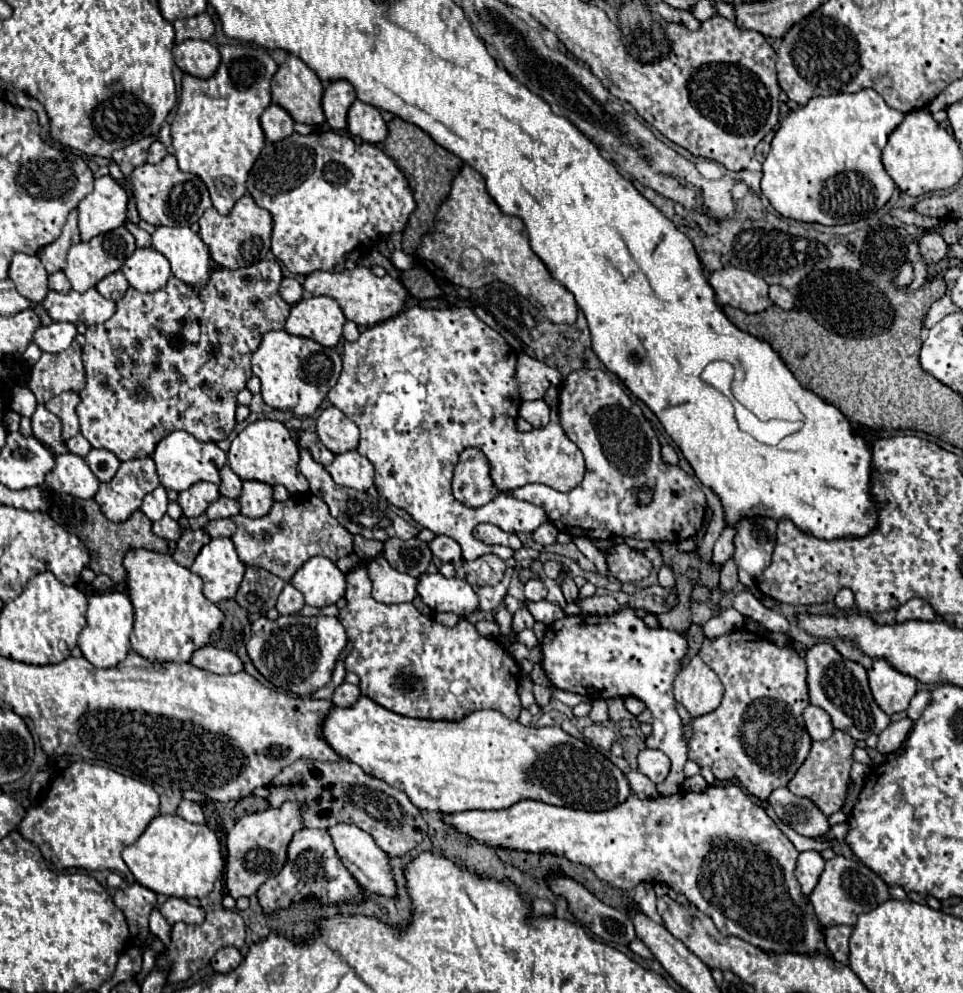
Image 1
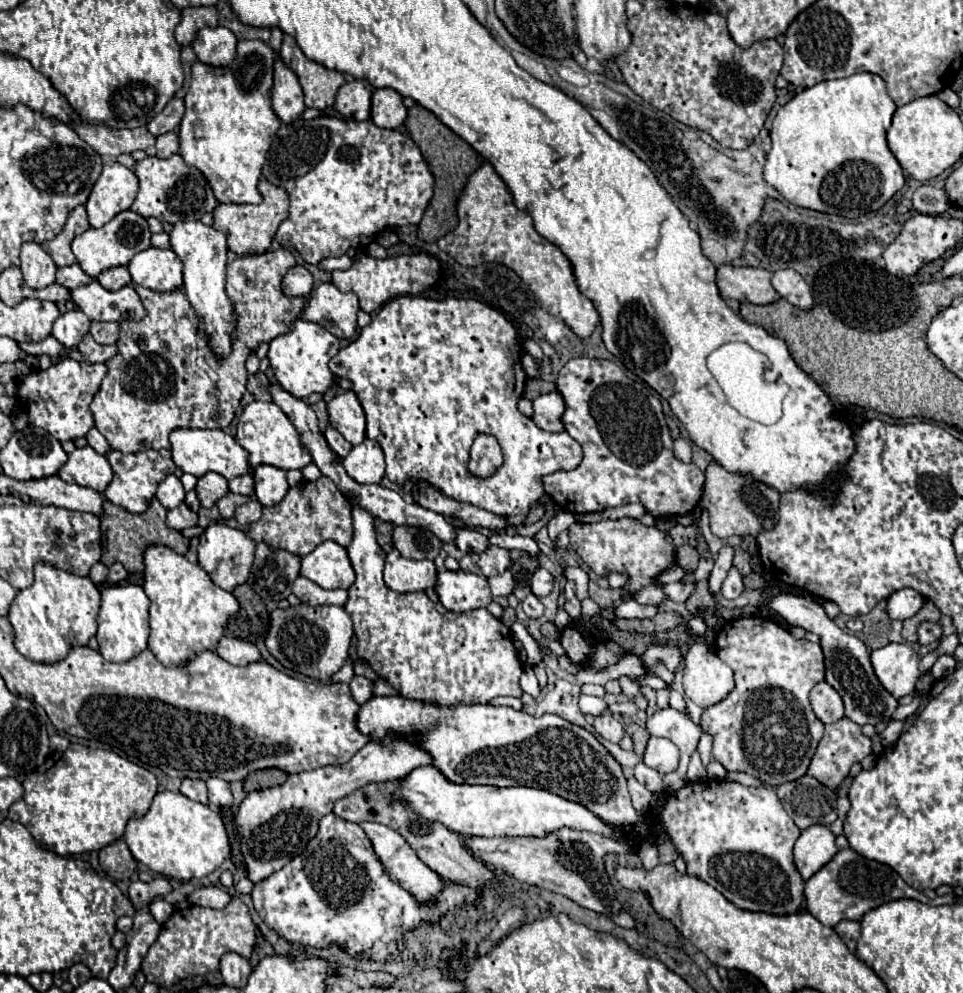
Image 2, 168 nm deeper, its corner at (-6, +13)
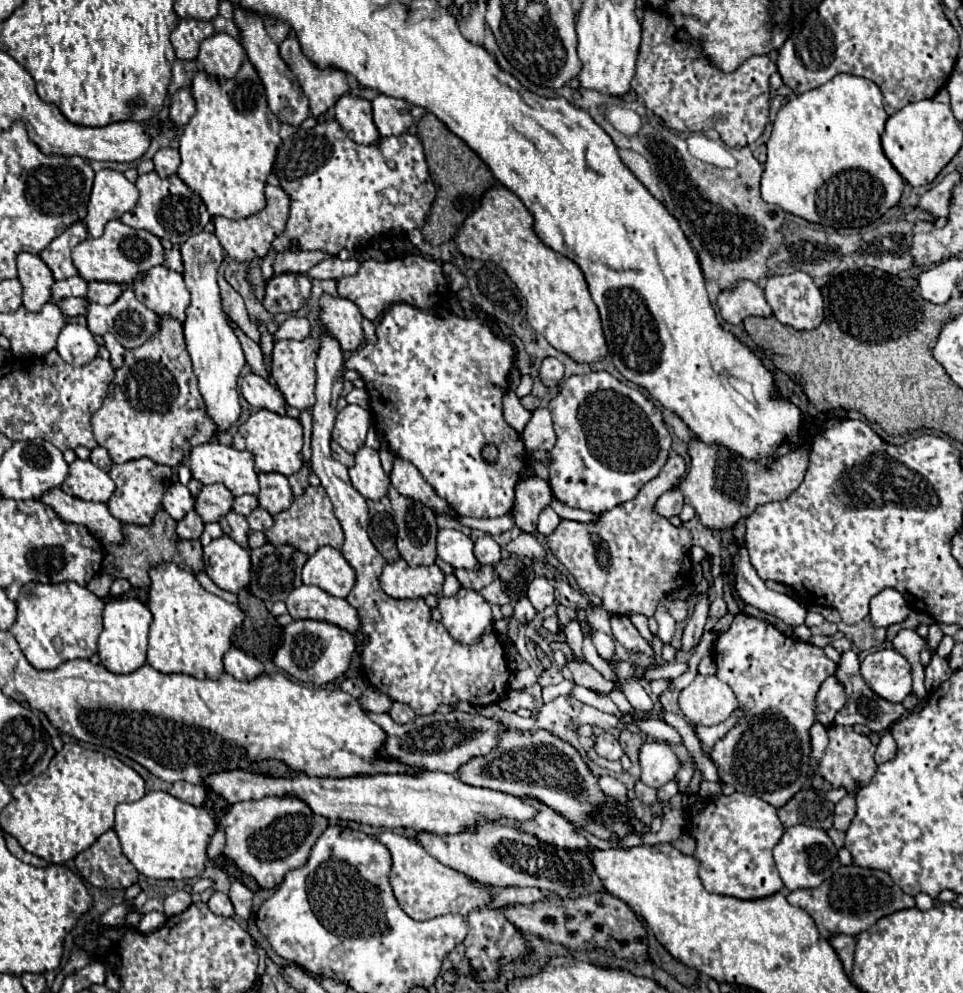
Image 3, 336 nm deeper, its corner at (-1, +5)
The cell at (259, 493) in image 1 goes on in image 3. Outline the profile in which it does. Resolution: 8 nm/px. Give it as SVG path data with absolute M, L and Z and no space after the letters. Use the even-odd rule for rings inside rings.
M259 474L259 506L265 508L269 514L279 514L287 510L293 502L293 492L289 480L283 474Z

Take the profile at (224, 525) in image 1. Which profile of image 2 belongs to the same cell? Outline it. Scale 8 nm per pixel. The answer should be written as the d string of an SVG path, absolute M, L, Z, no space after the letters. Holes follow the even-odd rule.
M250 500L248 504L238 506L236 512L234 512L234 520L236 520L238 524L256 522L260 516L262 516L262 506L260 506L256 500Z

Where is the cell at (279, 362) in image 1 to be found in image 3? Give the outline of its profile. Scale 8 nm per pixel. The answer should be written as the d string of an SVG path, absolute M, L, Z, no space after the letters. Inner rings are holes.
M309 336L301 342L297 340L277 340L273 348L273 364L271 374L279 384L281 394L285 396L289 406L295 406L299 410L307 410L315 404L315 358L317 358L319 338Z

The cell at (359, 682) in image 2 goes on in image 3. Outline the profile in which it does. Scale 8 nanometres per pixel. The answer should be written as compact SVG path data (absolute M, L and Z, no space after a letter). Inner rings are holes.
M367 688L363 692L363 696L359 698L359 702L361 702L363 710L375 712L375 714L389 712L391 710L391 704L393 704L393 700L387 694L383 694L381 690L375 690L375 688Z

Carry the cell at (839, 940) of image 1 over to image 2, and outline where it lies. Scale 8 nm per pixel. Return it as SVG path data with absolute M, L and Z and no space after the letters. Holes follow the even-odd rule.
M842 920L834 930L844 940L844 944L850 948L850 952L856 952L856 942L858 942L858 936L860 936L860 922Z

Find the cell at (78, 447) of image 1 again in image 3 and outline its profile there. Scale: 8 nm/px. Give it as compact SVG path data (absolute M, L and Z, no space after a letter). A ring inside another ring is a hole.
M95 448L95 450L91 452L91 462L97 464L97 466L99 466L101 470L105 470L105 472L109 472L111 466L113 466L113 460L111 460L109 452L105 452L105 448Z

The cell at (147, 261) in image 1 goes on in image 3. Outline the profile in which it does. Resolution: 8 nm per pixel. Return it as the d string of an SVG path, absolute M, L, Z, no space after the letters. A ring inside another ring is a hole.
M167 266L151 268L141 276L139 282L131 286L149 310L157 314L167 314L181 324L185 322L185 310L189 306L189 292L185 288L183 276L169 270Z

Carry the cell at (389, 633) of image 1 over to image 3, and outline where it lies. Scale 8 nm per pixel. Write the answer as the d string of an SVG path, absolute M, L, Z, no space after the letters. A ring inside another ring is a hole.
M321 332L321 346L317 352L317 402L313 406L313 456L311 468L319 476L321 486L327 490L335 516L339 518L345 544L341 548L345 560L353 566L357 574L357 582L347 596L347 602L357 608L361 616L363 632L369 636L369 644L361 652L361 662L367 674L367 680L373 688L385 692L391 700L409 704L415 714L427 716L437 710L439 704L455 704L455 702L471 702L473 706L497 704L501 696L507 692L509 668L503 652L503 644L495 632L483 636L475 646L463 646L455 642L441 622L431 618L431 608L423 598L415 600L397 600L387 596L379 586L379 576L385 558L375 550L367 536L369 512L365 498L353 488L347 468L331 458L331 430L335 426L337 416L337 400L343 390L343 374L345 374L345 358L343 350L327 332Z

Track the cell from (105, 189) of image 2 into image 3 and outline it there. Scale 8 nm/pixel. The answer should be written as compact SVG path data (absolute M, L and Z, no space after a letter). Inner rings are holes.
M101 170L95 174L95 184L89 200L89 214L85 226L93 238L103 234L109 220L121 218L137 204L139 192L121 172Z

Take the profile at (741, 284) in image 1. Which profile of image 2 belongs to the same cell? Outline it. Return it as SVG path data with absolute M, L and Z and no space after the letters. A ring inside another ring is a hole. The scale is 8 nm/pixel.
M722 264L716 274L716 282L724 300L750 302L750 304L770 304L778 298L772 288L772 272L766 268L752 266L732 266Z

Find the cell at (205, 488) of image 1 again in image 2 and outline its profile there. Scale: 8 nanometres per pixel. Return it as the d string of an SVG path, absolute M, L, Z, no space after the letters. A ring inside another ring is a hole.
M208 472L202 478L198 478L196 494L204 508L214 506L222 496L226 496L226 492L228 492L228 480L224 476L218 476L216 472Z

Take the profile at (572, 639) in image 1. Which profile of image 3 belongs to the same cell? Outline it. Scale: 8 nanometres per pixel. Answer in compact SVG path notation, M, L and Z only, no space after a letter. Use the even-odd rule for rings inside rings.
M673 780L673 782L667 782L665 786L661 786L661 788L657 790L657 794L659 794L659 802L667 804L677 792L679 792L679 790L677 790L677 782L675 782L675 780Z

